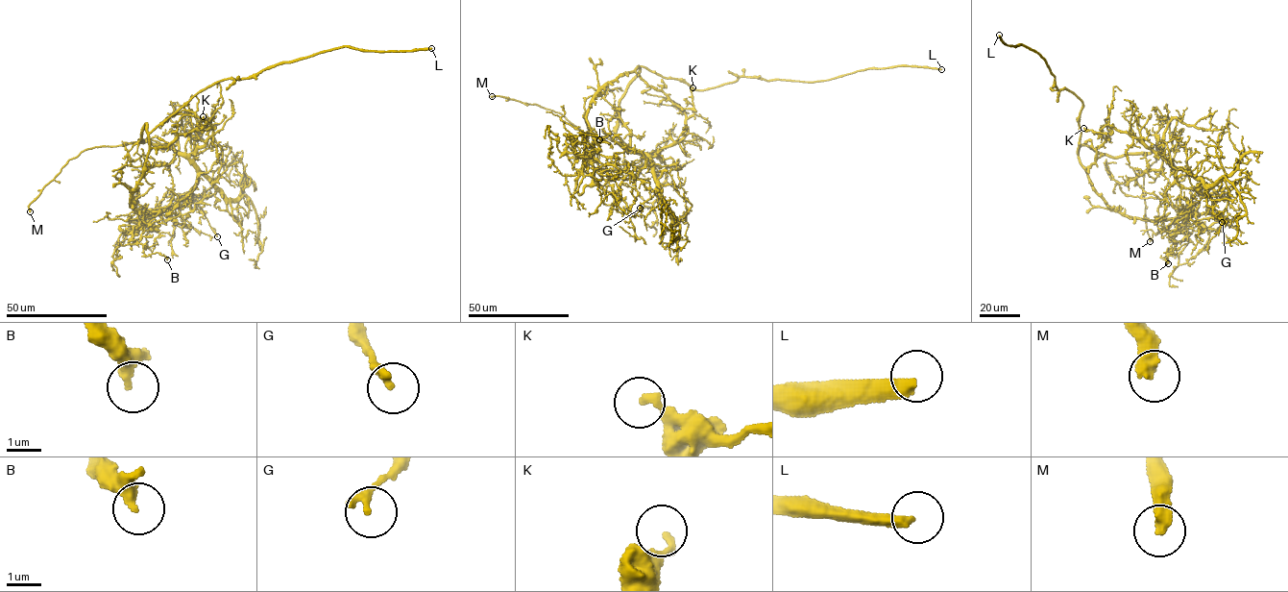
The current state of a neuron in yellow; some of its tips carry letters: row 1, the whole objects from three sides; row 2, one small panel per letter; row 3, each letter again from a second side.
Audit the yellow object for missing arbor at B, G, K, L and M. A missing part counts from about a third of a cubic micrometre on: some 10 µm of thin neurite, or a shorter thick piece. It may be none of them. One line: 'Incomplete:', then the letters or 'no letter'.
Incomplete: L, M

